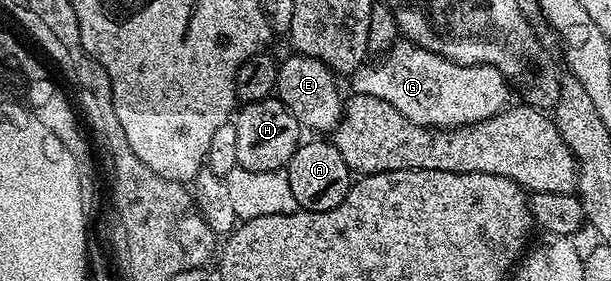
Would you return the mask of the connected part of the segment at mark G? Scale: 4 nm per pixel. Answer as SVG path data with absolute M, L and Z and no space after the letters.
M400 39L387 53L381 54L375 65L364 63L349 74L351 90L364 95L376 95L384 103L392 103L404 119L432 129L458 129L461 125L475 125L501 109L507 108L508 82L491 65L461 65L444 59L427 49L421 49Z

